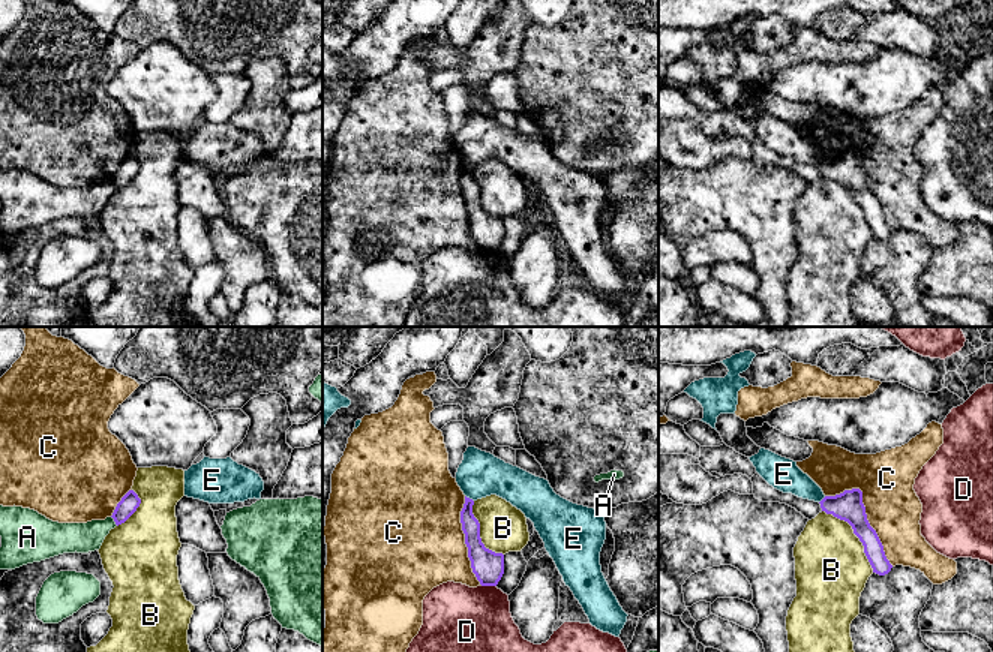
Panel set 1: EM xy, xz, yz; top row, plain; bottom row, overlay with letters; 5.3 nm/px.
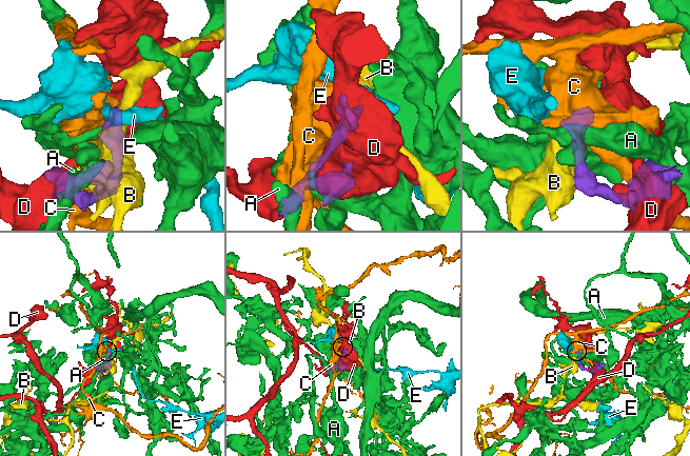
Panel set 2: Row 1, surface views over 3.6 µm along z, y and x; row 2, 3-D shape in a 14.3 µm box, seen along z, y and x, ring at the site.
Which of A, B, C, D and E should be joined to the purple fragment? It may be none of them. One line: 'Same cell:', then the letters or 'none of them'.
Same cell: none of them

